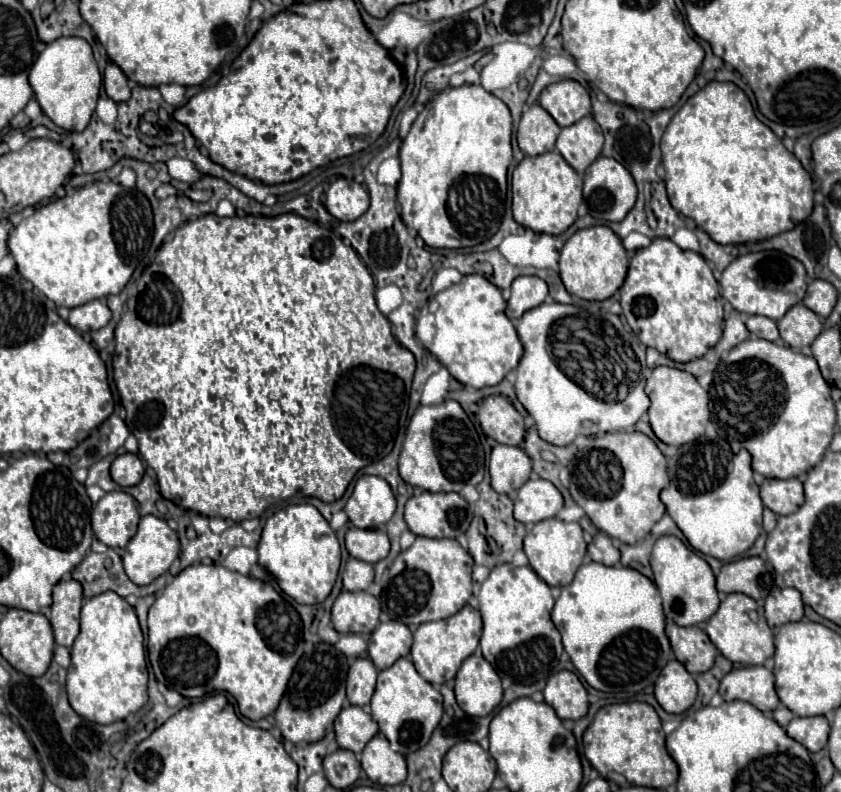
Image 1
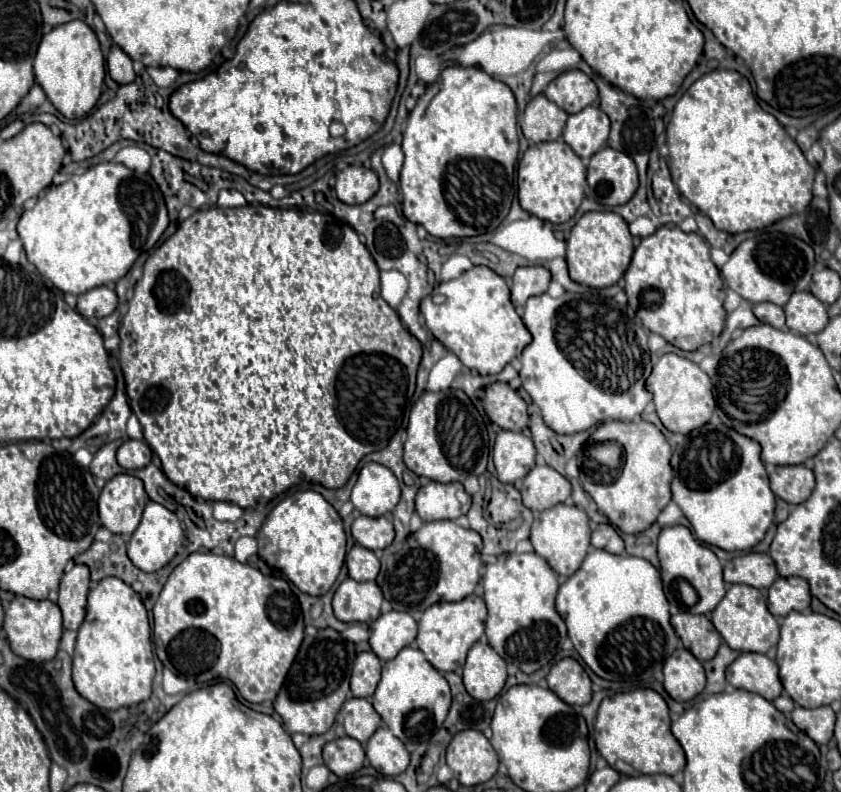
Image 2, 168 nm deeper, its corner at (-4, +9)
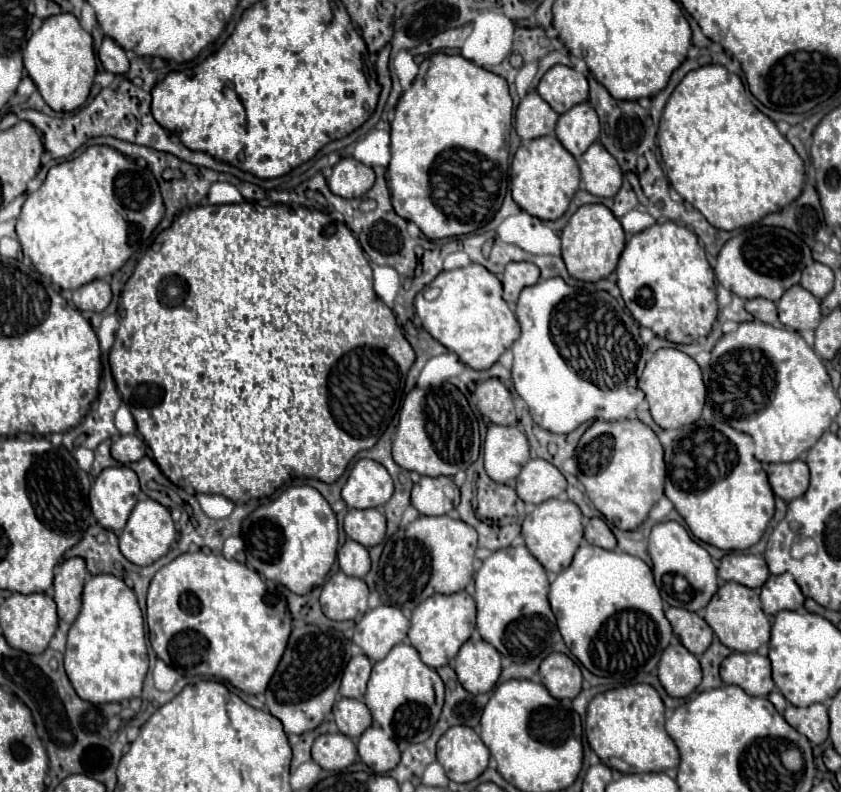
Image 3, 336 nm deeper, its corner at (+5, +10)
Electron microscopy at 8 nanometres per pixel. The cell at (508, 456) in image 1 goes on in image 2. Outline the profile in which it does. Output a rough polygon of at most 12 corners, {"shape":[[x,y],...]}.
{"shape":[[500,431],[492,459],[498,479],[514,483],[534,467],[530,437]]}

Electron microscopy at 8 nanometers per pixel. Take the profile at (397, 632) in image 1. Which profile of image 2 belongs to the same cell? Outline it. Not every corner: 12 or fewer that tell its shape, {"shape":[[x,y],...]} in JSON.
{"shape":[[390,611],[370,625],[370,647],[394,659],[416,641],[410,613]]}

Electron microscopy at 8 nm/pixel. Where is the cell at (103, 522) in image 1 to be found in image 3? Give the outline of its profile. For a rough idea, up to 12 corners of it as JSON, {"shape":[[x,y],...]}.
{"shape":[[113,466],[95,478],[89,504],[121,532],[139,494],[137,474]]}

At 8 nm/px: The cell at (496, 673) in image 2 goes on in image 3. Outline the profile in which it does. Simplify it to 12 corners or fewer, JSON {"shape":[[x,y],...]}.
{"shape":[[469,638],[455,658],[461,686],[493,690],[501,659],[491,644]]}

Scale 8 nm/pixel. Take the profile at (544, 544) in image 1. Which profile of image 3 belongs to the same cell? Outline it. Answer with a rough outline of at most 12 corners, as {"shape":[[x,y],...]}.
{"shape":[[547,500],[523,522],[529,552],[549,572],[583,540],[577,504]]}

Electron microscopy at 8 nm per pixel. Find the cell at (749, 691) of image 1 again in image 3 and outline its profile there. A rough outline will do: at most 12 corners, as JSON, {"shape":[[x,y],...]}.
{"shape":[[731,652],[721,680],[751,696],[775,684],[767,656]]}

